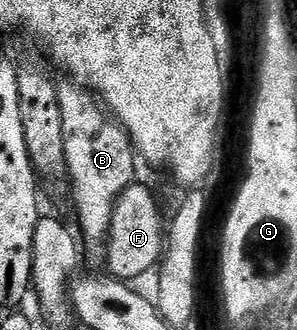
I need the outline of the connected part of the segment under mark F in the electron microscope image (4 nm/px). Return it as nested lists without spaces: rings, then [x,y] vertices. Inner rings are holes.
[[[137,181],[128,187],[116,201],[112,214],[112,227],[108,231],[108,267],[121,281],[140,279],[148,270],[161,262],[166,246],[166,223],[160,220],[160,207],[148,187]]]

